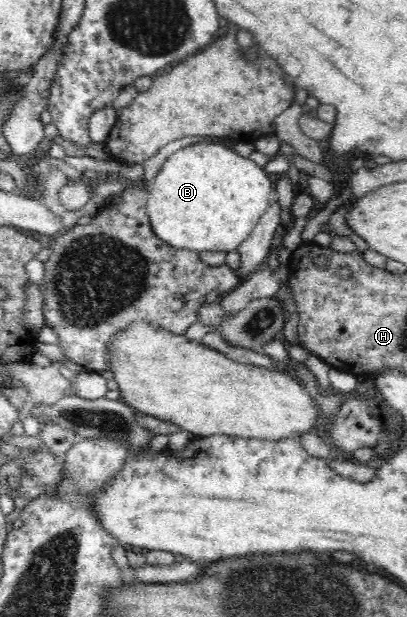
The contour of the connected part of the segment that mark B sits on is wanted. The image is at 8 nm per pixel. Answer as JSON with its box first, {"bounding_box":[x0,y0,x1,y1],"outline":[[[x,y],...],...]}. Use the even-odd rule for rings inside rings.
{"bounding_box":[147,143,275,253],"outline":[[[195,143],[180,148],[166,160],[157,176],[147,185],[147,215],[157,238],[175,249],[194,250],[198,253],[233,252],[254,232],[259,219],[267,213],[275,196],[275,188],[271,187],[271,180],[264,168],[223,144]]]}

